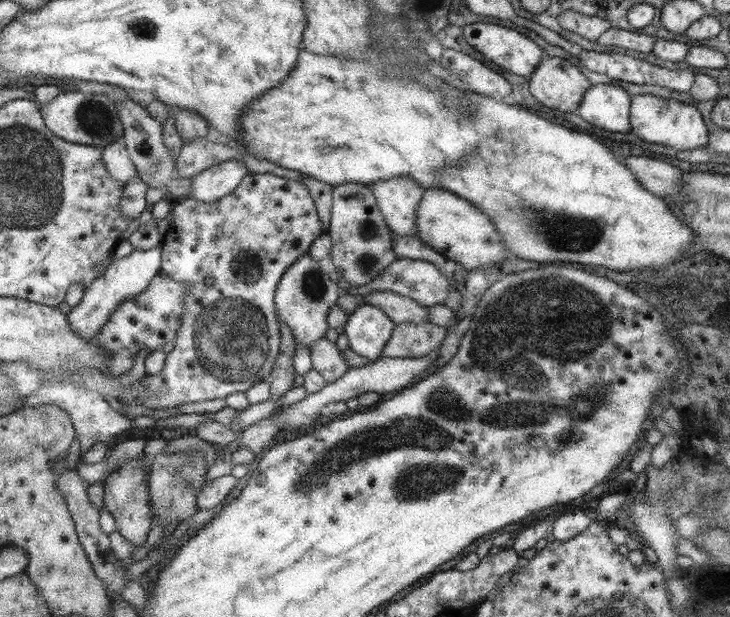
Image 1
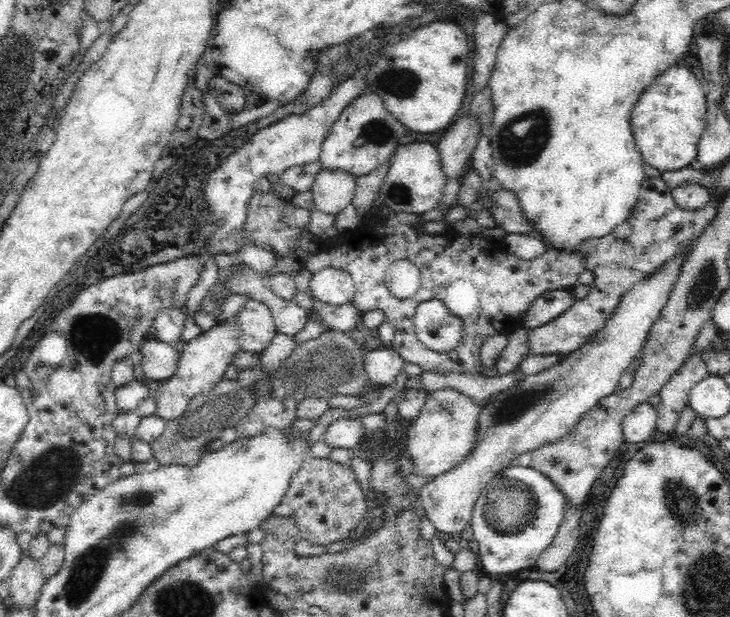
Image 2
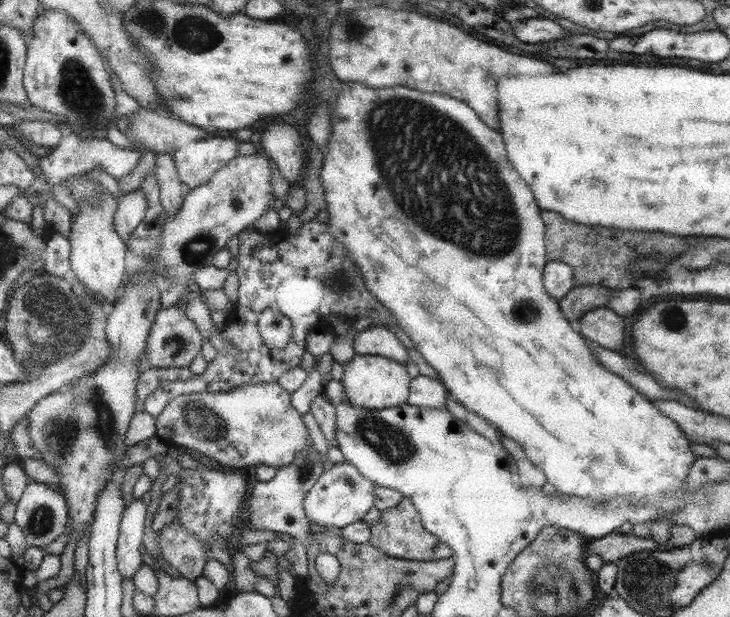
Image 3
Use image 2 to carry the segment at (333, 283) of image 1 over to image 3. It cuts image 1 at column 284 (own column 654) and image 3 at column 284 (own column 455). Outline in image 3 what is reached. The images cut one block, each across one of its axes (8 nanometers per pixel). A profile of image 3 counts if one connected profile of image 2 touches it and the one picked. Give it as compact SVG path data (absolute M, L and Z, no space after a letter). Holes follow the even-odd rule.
M314 445L306 446L302 452L298 452L292 464L288 466L279 467L274 478L267 483L254 483L250 487L250 499L248 502L248 520L247 526L254 532L270 531L282 533L285 537L290 537L298 540L305 550L309 546L311 536L310 522L307 514L304 513L304 498L315 486L316 482L324 473L324 462L322 455Z

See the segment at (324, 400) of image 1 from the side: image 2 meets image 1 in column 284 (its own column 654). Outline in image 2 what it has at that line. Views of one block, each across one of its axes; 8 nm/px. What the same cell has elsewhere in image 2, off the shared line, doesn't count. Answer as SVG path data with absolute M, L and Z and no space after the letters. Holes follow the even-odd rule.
M650 403L634 407L622 421L623 441L630 445L648 440L656 430L656 422L656 409Z

